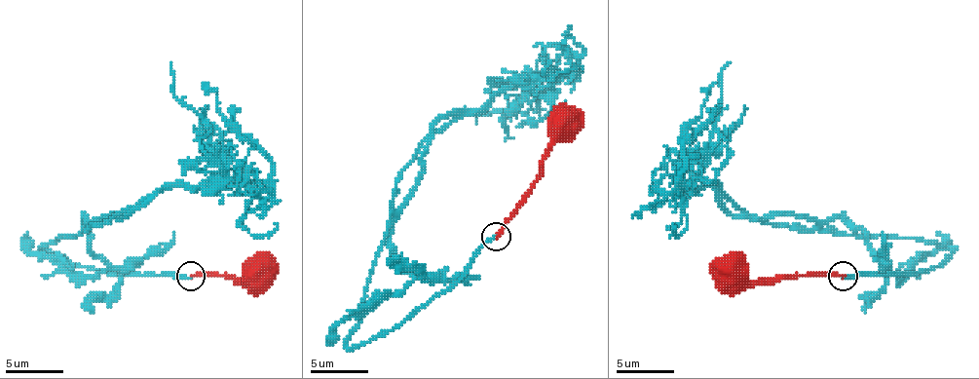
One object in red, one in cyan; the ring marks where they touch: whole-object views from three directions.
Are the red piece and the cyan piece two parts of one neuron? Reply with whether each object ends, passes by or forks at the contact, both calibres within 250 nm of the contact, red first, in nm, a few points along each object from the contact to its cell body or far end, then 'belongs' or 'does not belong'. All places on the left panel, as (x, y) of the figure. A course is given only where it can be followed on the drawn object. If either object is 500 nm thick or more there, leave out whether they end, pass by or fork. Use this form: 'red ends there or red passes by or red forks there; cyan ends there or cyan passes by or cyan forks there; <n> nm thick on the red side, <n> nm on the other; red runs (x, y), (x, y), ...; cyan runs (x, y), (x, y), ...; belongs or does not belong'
red ends there; cyan ends there; 200 nm thick on the red side, 180 nm on the other; red runs (191, 275), (231, 275), (245, 281), (251, 270), (260, 270), (269, 258); cyan runs (191, 278), (99, 272), (42, 246), (110, 220), (160, 189), (260, 186), (269, 177), (272, 163), (203, 83); does not belong

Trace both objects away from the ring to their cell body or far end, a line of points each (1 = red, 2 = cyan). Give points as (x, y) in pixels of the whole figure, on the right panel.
1: (842, 275), (784, 275), (741, 281), (730, 270), (722, 270), (716, 258)
2: (842, 278), (925, 272), (951, 246), (779, 226), (756, 220), (722, 189), (678, 186), (681, 137), (713, 83)

